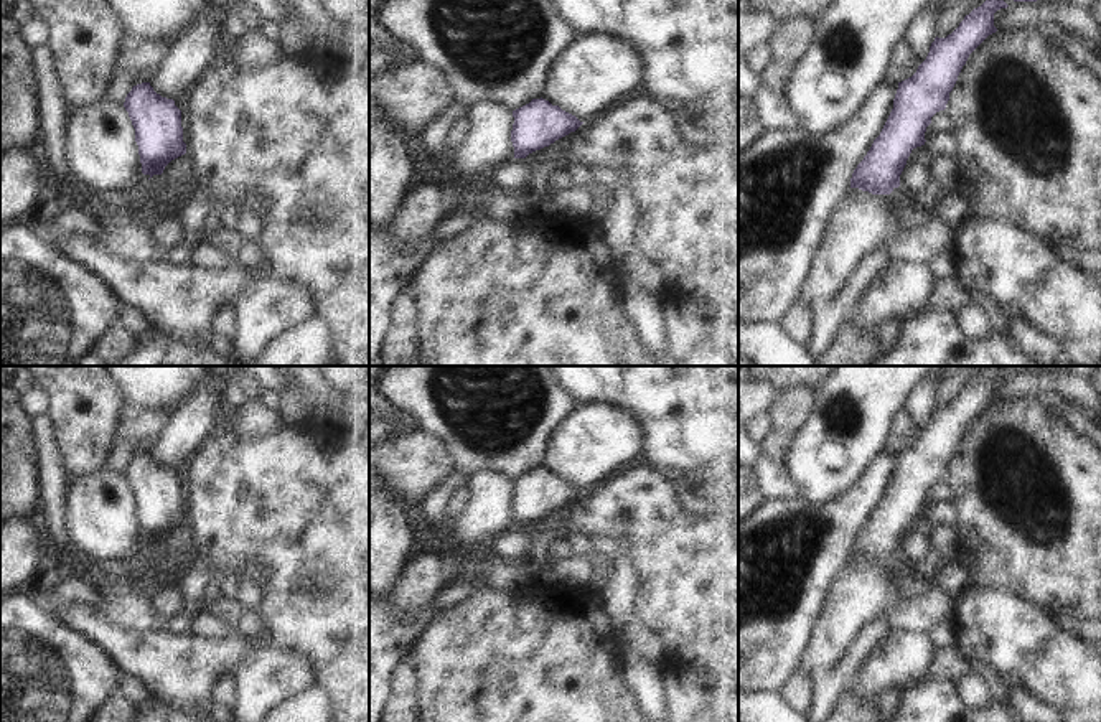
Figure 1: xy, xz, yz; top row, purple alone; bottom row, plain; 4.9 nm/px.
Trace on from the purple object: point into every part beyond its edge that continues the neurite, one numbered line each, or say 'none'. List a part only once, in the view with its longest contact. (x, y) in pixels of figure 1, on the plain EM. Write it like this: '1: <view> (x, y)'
none.

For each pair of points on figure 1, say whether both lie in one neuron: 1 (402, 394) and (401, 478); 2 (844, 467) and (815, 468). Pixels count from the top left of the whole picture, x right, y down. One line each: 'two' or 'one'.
1: two
2: one

